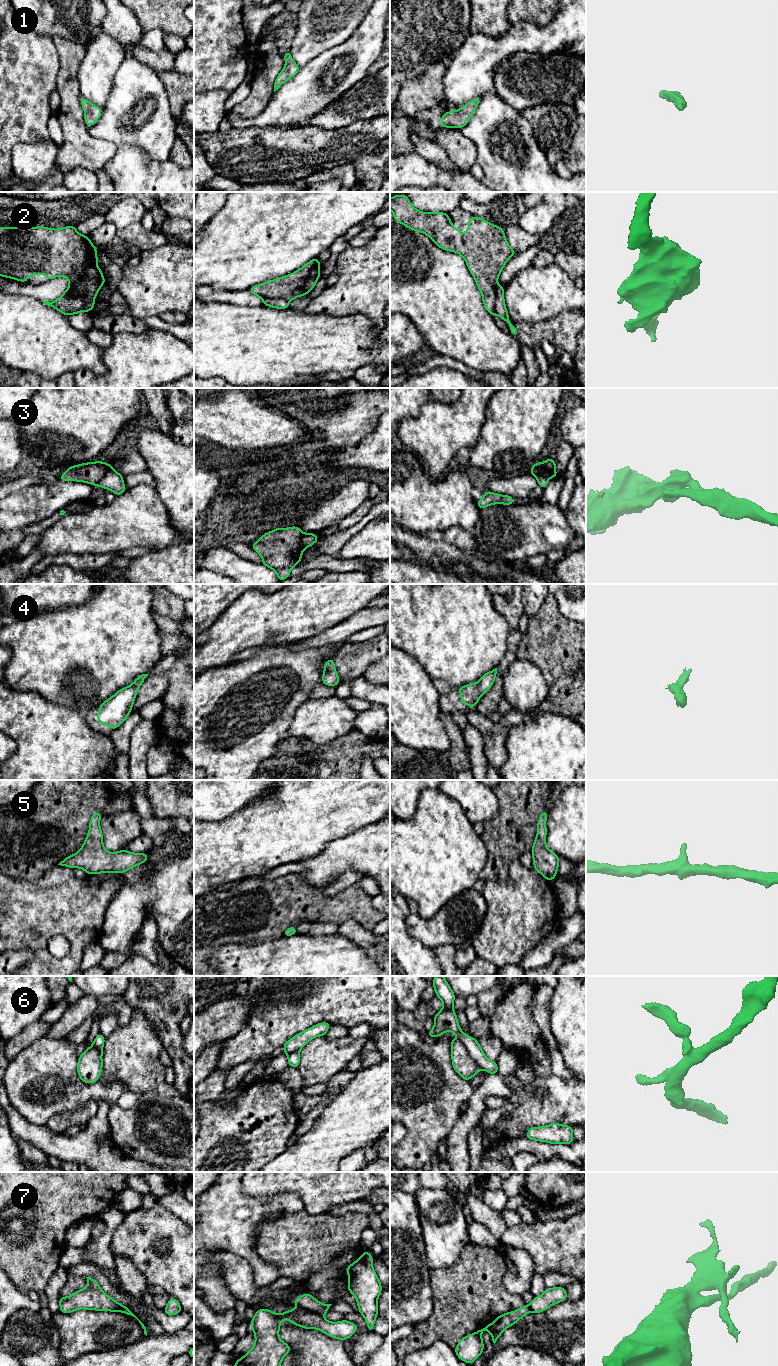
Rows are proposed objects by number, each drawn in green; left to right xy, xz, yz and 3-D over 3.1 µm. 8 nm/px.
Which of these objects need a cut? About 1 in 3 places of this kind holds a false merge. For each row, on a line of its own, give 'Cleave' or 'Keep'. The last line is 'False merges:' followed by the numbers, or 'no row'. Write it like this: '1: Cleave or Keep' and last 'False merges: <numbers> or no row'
1: Keep
2: Cleave
3: Cleave
4: Keep
5: Keep
6: Cleave
7: Cleave
False merges: 2, 3, 6, 7

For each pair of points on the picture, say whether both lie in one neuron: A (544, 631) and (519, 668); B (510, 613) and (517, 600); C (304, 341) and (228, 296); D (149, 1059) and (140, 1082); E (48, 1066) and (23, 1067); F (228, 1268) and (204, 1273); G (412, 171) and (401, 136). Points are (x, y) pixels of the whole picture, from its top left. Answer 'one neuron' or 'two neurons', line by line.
A: two neurons
B: one neuron
C: two neurons
D: one neuron
E: one neuron
F: two neurons
G: two neurons

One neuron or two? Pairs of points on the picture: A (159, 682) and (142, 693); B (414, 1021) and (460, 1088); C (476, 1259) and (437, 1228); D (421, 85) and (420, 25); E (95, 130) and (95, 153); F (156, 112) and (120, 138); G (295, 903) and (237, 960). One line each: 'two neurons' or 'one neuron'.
A: one neuron
B: two neurons
C: two neurons
D: two neurons
E: two neurons
F: one neuron
G: two neurons

